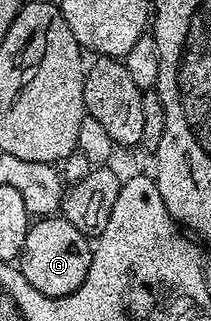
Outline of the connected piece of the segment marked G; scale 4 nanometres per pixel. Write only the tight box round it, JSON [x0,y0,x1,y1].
[20,216,93,298]

